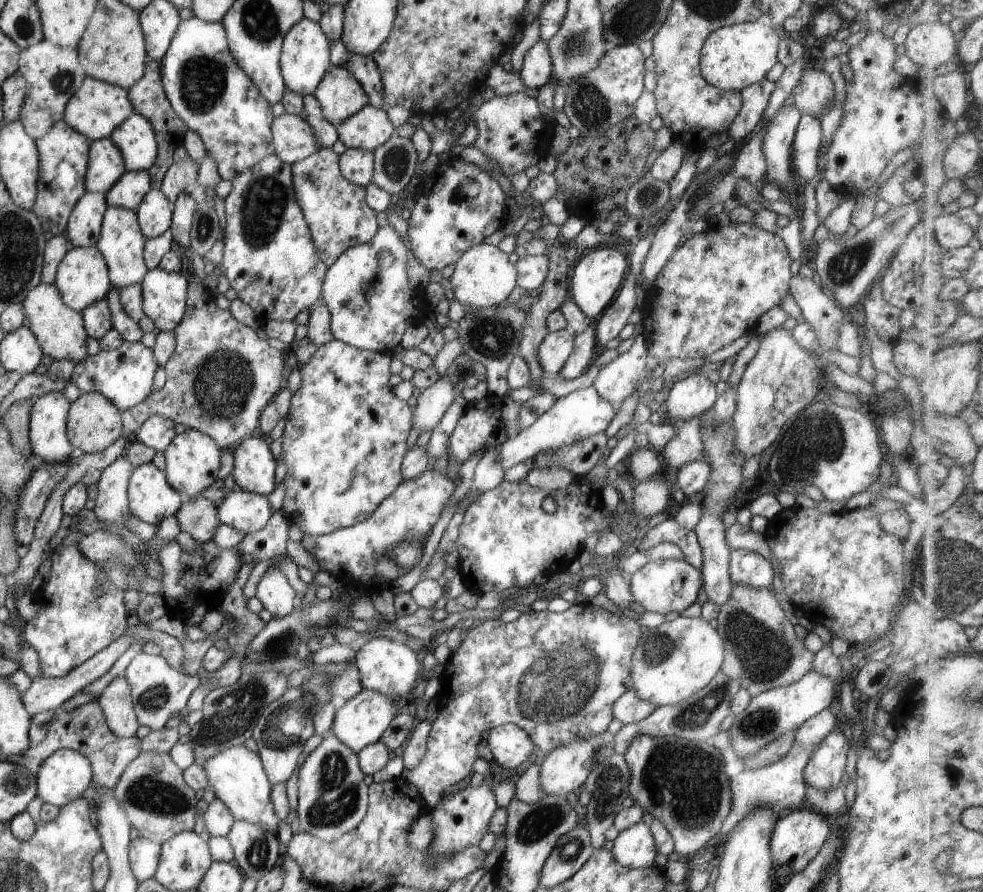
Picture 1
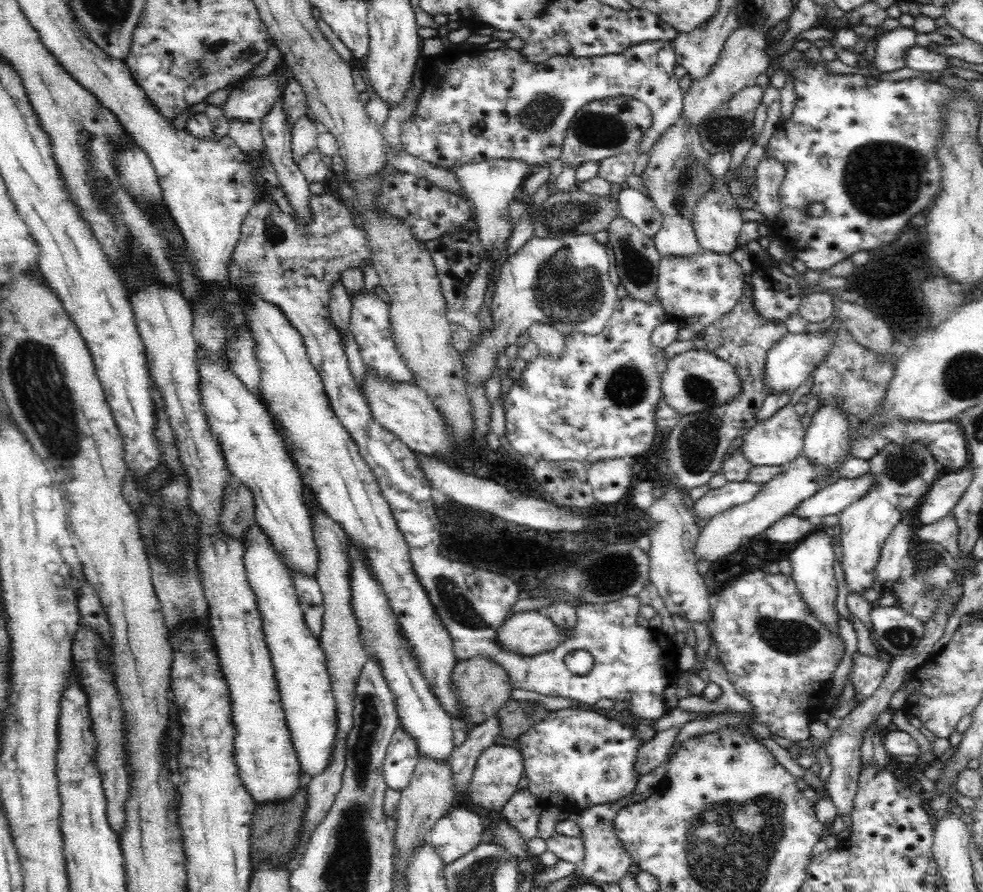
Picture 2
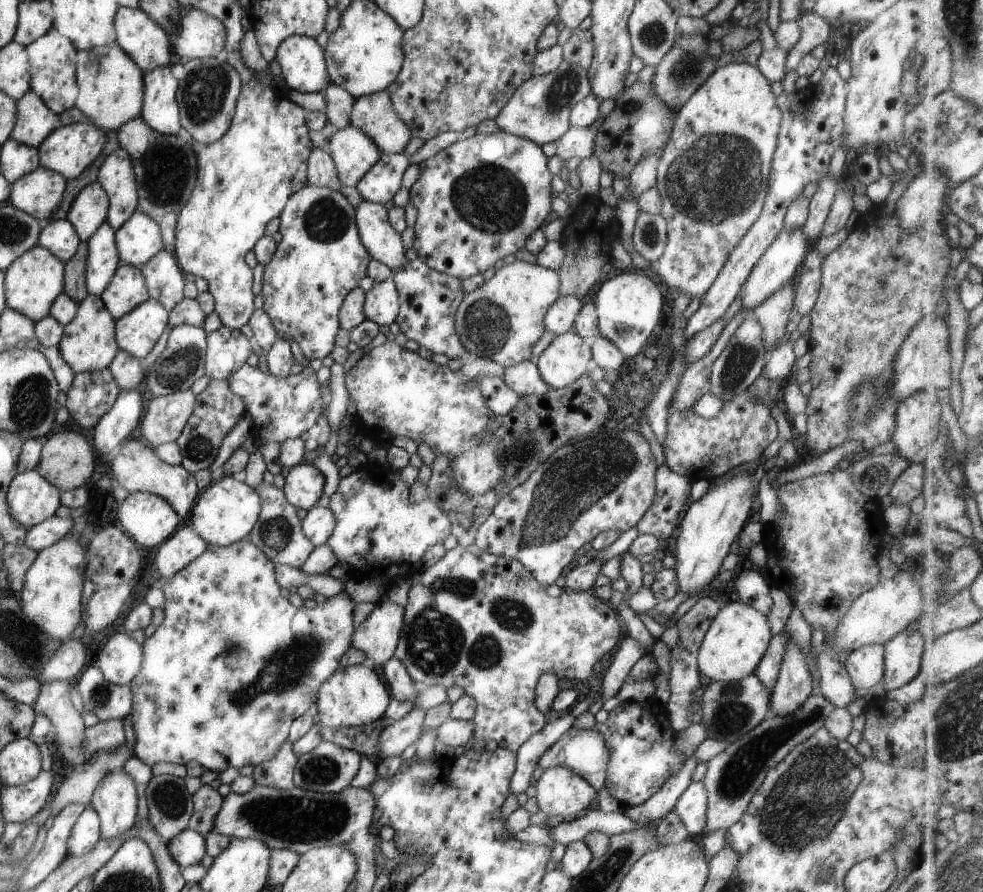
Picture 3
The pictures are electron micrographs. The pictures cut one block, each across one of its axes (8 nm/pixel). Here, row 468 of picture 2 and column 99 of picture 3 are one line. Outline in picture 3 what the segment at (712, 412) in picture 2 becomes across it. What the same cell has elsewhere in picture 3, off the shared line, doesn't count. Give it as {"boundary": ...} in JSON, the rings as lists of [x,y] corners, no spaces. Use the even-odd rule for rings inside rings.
{"boundary":[[[85,667],[72,684],[81,697],[83,714],[93,712],[99,721],[106,721],[123,719],[130,712],[131,689],[107,682],[97,667]]]}

